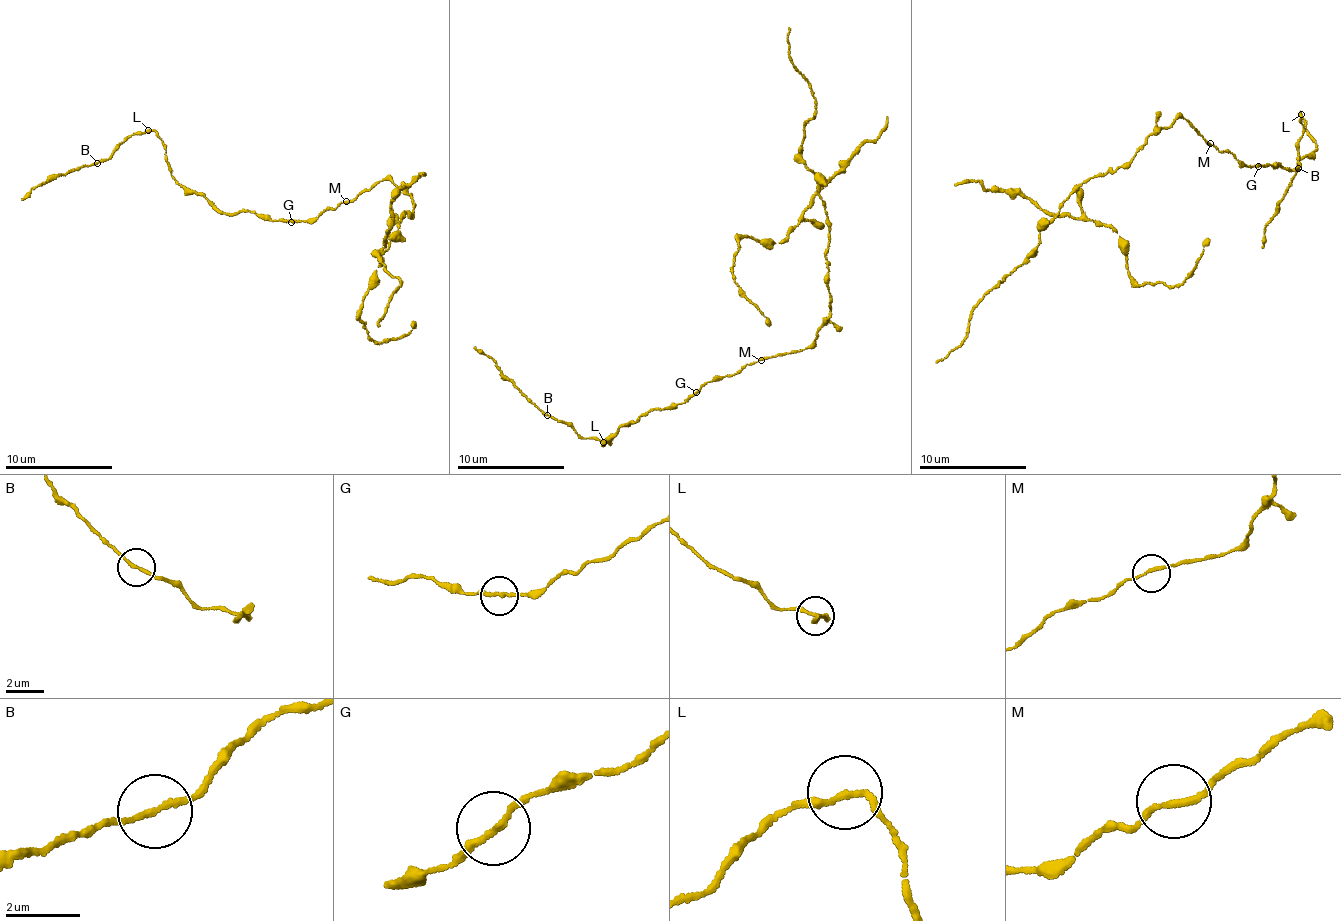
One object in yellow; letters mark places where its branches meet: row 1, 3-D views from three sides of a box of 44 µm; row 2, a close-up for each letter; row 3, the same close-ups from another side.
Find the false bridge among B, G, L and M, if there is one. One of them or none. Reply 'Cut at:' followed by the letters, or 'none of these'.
Cut at: none of these

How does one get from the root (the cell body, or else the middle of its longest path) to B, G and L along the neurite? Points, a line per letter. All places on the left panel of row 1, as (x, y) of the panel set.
B: (355, 198), (292, 221), (223, 213), (177, 182), (165, 144), (151, 129), (131, 135), (98, 163)
G: (355, 198), (339, 202), (317, 216), (291, 222)
L: (355, 198), (298, 220), (268, 221), (247, 211), (228, 215), (177, 182), (171, 175), (165, 144), (148, 130)

